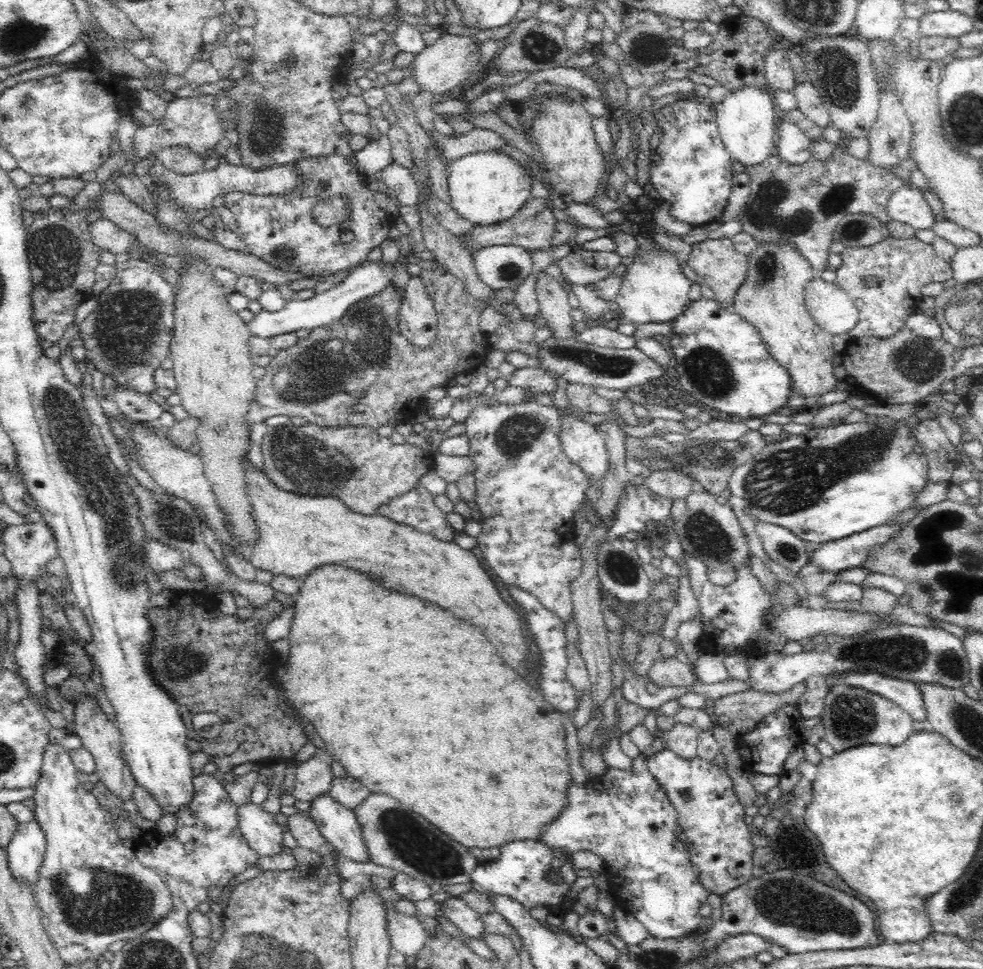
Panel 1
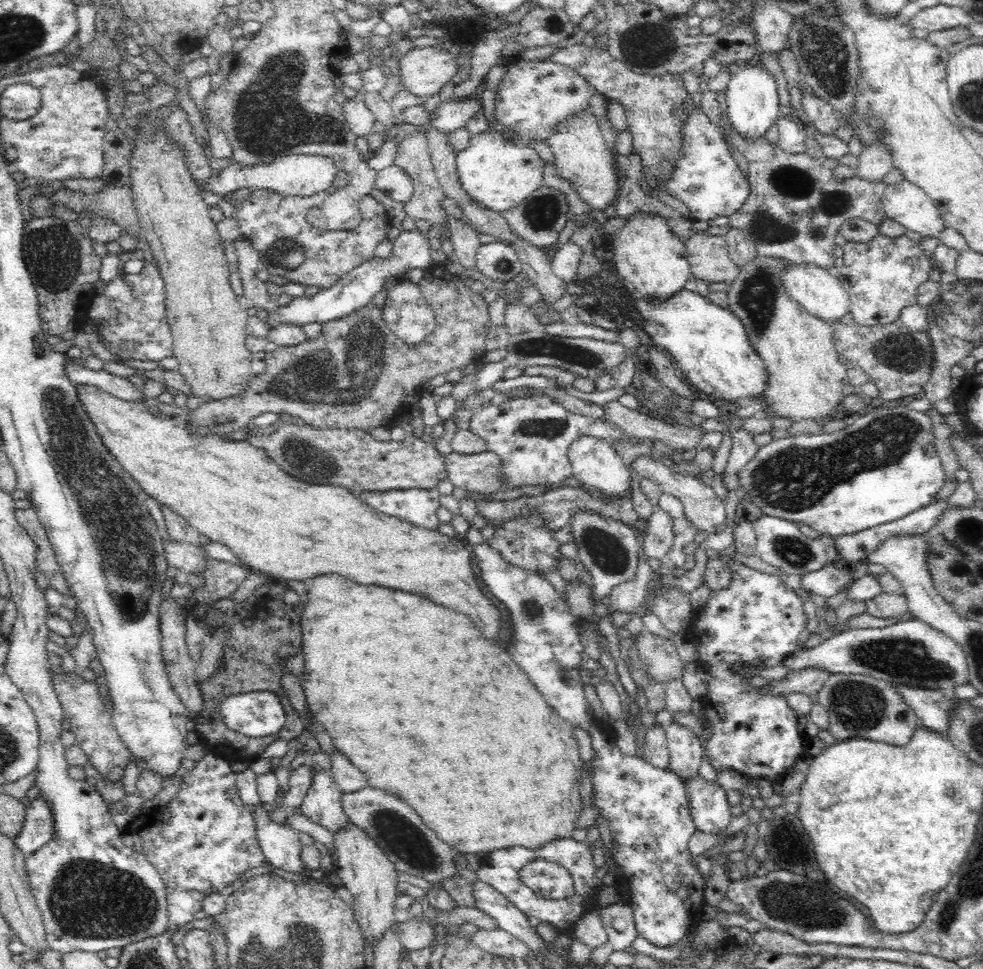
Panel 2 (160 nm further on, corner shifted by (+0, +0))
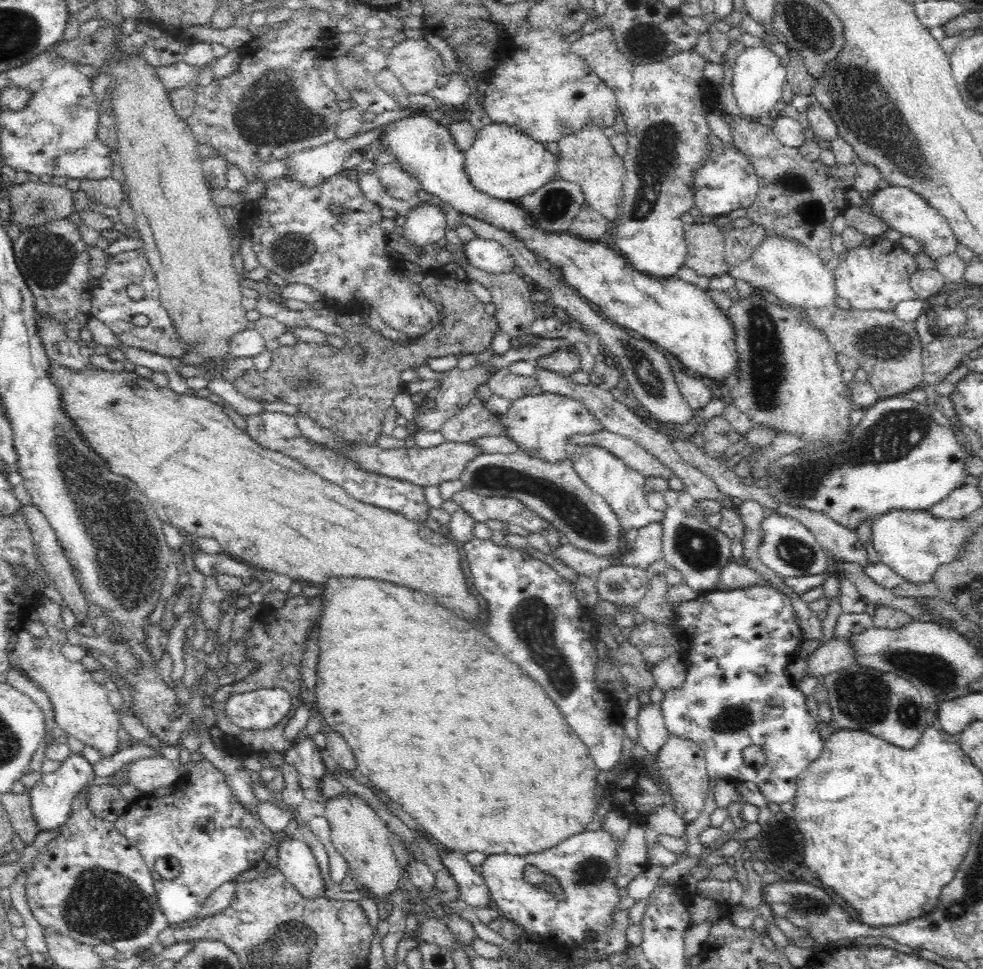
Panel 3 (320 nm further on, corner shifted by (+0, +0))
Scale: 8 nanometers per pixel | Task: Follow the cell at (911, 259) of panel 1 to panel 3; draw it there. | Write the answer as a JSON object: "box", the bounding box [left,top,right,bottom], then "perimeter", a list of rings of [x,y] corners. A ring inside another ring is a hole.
{"box":[833,236,919,312],"perimeter":[[[865,236],[862,246],[848,249],[847,259],[833,271],[836,293],[857,310],[892,312],[904,300],[919,299],[910,285],[910,278],[916,270],[918,265],[914,254],[905,251],[899,241],[891,242],[881,236]]]}

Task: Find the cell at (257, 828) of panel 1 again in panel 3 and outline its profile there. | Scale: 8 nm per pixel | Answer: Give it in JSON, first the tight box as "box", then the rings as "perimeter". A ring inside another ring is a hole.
{"box":[273,832,328,899],"perimeter":[[[285,832],[274,834],[273,844],[280,841],[277,867],[302,897],[306,899],[324,897],[328,888],[311,848],[298,839],[284,837],[284,834]]]}

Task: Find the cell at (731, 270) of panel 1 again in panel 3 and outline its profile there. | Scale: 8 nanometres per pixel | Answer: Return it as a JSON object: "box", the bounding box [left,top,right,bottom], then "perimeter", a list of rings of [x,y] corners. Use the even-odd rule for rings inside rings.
{"box":[685,222,729,278],"perimeter":[[[713,222],[686,225],[687,246],[685,265],[696,271],[698,276],[714,278],[729,274],[724,261],[725,233]]]}

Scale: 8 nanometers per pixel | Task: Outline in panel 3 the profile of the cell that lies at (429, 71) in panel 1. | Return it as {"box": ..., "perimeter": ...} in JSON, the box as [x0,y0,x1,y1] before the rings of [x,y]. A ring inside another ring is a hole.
{"box":[387,38,446,94],"perimeter":[[[407,38],[396,43],[387,56],[389,69],[409,94],[428,94],[446,74],[443,58],[426,39]]]}

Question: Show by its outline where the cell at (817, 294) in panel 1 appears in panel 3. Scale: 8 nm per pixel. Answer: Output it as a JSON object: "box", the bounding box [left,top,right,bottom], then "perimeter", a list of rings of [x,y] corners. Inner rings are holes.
{"box":[729,235,836,308],"perimeter":[[[765,235],[760,246],[752,253],[750,260],[732,268],[729,276],[743,280],[752,287],[764,289],[766,294],[782,300],[788,306],[802,308],[826,308],[836,306],[836,284],[834,272],[823,264],[817,254],[797,240],[778,235]]]}

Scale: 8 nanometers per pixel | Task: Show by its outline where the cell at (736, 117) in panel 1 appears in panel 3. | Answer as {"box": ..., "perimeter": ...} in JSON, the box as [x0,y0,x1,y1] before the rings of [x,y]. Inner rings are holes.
{"box":[733,45,787,121],"perimeter":[[[764,45],[745,47],[734,64],[733,92],[737,106],[747,116],[746,120],[758,121],[760,116],[766,116],[780,99],[787,99],[787,69],[780,63],[780,57]]]}

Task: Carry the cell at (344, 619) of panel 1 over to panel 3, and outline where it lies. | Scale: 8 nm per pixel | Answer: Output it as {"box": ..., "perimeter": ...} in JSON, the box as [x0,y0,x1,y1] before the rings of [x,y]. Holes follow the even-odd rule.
{"box":[315,578,598,856],"perimeter":[[[328,578],[323,583],[324,608],[320,612],[319,656],[315,686],[316,706],[324,721],[332,730],[340,733],[350,745],[357,768],[372,784],[384,791],[396,804],[403,806],[418,825],[442,842],[449,849],[467,852],[484,852],[486,855],[508,853],[514,856],[536,854],[560,844],[570,835],[586,831],[588,824],[596,818],[596,794],[598,768],[589,749],[580,737],[568,726],[562,711],[550,699],[544,688],[536,684],[518,664],[512,664],[498,646],[470,622],[458,618],[454,612],[440,606],[438,601],[420,591],[367,578]]]}

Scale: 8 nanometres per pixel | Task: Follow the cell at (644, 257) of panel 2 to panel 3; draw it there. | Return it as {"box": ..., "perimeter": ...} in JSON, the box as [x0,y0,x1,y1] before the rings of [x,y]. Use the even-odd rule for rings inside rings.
{"box":[570,27,717,278],"perimeter":[[[612,27],[582,34],[570,48],[614,91],[618,113],[625,120],[627,151],[622,160],[625,177],[614,232],[615,248],[636,272],[655,278],[672,278],[685,265],[687,253],[686,226],[680,216],[689,212],[694,205],[694,172],[708,160],[712,152],[710,140],[715,136],[706,121],[706,114],[717,107],[716,87],[708,83],[703,74],[706,62],[713,57],[706,58],[695,49],[688,49],[678,51],[660,62],[636,64],[618,49]]]}

